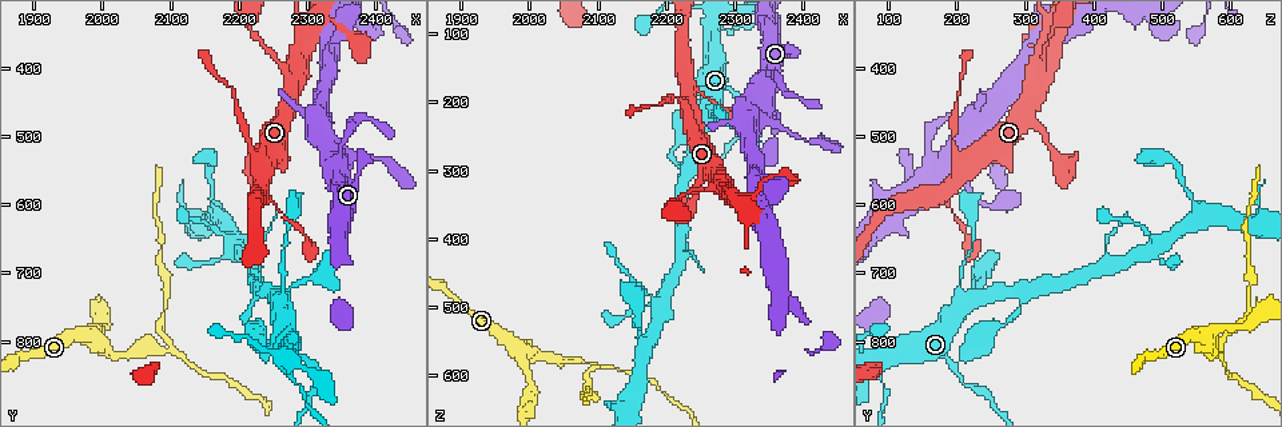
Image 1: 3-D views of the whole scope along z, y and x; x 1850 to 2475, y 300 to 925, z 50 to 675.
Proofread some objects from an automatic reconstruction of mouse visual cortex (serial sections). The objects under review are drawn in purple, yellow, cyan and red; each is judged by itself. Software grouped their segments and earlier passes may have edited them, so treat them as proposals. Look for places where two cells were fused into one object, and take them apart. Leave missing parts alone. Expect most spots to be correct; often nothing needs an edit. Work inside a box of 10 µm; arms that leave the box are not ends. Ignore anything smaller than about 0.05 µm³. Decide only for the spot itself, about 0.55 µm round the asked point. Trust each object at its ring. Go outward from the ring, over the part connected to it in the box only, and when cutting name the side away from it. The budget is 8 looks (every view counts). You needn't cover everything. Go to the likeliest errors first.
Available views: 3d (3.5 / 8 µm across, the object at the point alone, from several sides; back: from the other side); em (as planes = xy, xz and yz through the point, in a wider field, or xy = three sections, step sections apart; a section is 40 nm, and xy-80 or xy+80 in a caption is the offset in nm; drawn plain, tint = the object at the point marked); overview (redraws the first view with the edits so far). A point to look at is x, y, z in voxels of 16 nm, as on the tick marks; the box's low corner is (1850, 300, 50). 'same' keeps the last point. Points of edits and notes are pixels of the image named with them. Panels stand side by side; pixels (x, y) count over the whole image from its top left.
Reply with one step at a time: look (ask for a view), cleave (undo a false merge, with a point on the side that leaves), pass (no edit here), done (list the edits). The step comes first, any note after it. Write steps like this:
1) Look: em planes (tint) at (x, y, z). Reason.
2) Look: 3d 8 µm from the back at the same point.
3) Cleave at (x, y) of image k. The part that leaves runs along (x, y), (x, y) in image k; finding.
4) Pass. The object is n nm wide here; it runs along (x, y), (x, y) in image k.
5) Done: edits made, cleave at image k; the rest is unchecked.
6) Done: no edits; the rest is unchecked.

Look: 3d 3.5 µm at (1990, 795, 565). Three arms meet.

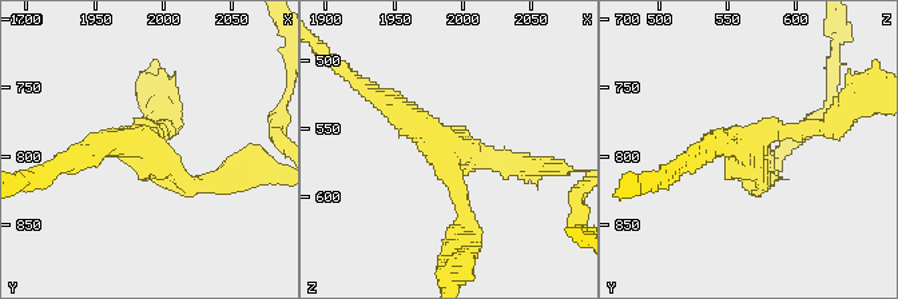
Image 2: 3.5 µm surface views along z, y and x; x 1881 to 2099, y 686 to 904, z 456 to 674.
Look: em xy step 2 (tint) at (1990, 796, 566). 3 arms meet here; the arms are 200, 250, 300 nm wide.

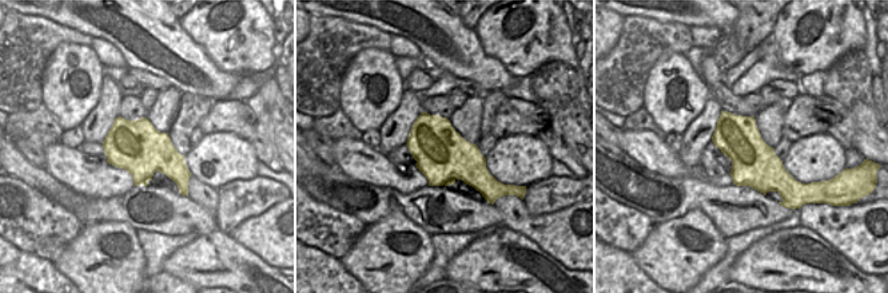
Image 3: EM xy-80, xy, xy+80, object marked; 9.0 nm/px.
Pass. It runs along (378, 96), (452, 151), (525, 168) in image 2; continuous, no second cell.

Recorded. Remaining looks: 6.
Look: 3d 3.5 µm from the back at (2095, 815, 590). Calibre changes.

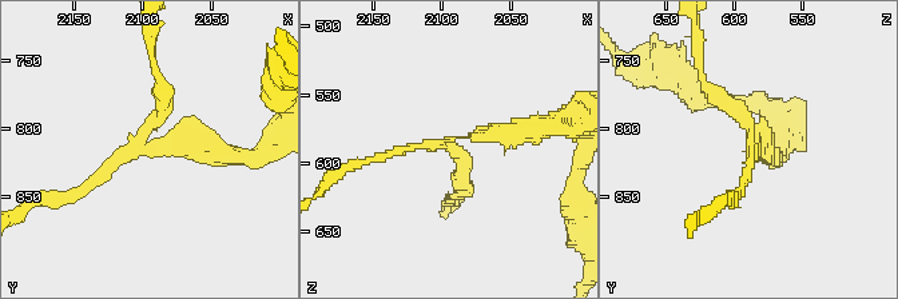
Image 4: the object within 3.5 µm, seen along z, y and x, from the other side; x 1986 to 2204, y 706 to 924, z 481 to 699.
Look: em xy step 1 (tint) at (2102, 812, 586). 3 arms meet here; the arms are 100, 200, 250 nm wide.

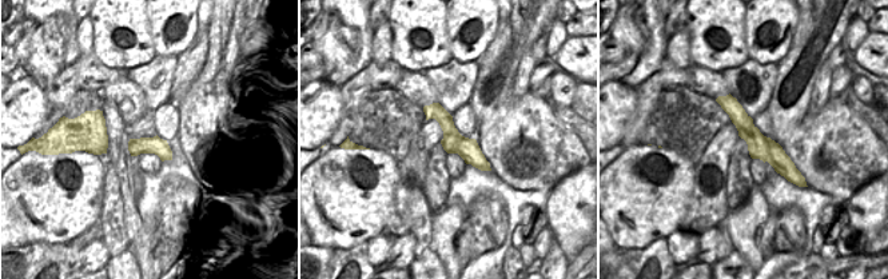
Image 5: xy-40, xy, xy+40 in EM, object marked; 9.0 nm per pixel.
Cleave at (457, 174) of image 4. A border runs along (755, 127), (743, 138) in image 5; two cells meet here.

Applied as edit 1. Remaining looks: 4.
Look: 3d 3.5 µm from the back at (2230, 545, 225). Three arms meet.

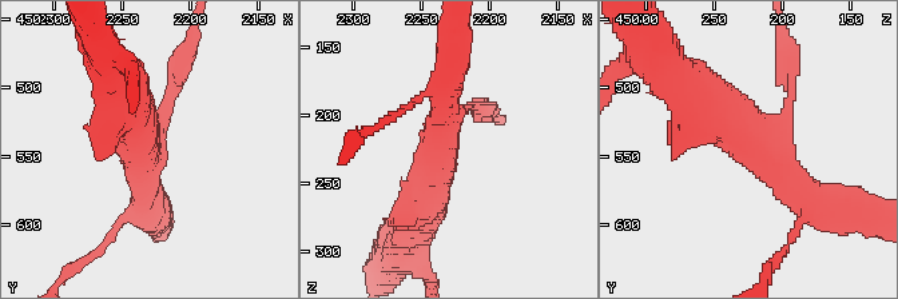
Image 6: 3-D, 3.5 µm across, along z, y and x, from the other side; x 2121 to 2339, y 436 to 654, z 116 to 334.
Look: em xy step 3 (tint) at (2236, 542, 224). 3 arms meet here; the arms are 150, 350, 500 nm wide.

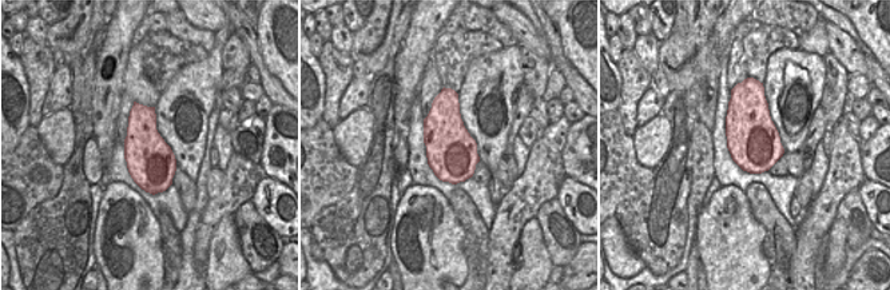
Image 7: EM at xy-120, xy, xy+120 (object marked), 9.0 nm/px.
Pass. It runs along (688, 87), (743, 144), (818, 202) in image 6; continuous, no second cell.

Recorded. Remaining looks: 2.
Done: edits made, cleave at image 4; the rest is unchecked.

